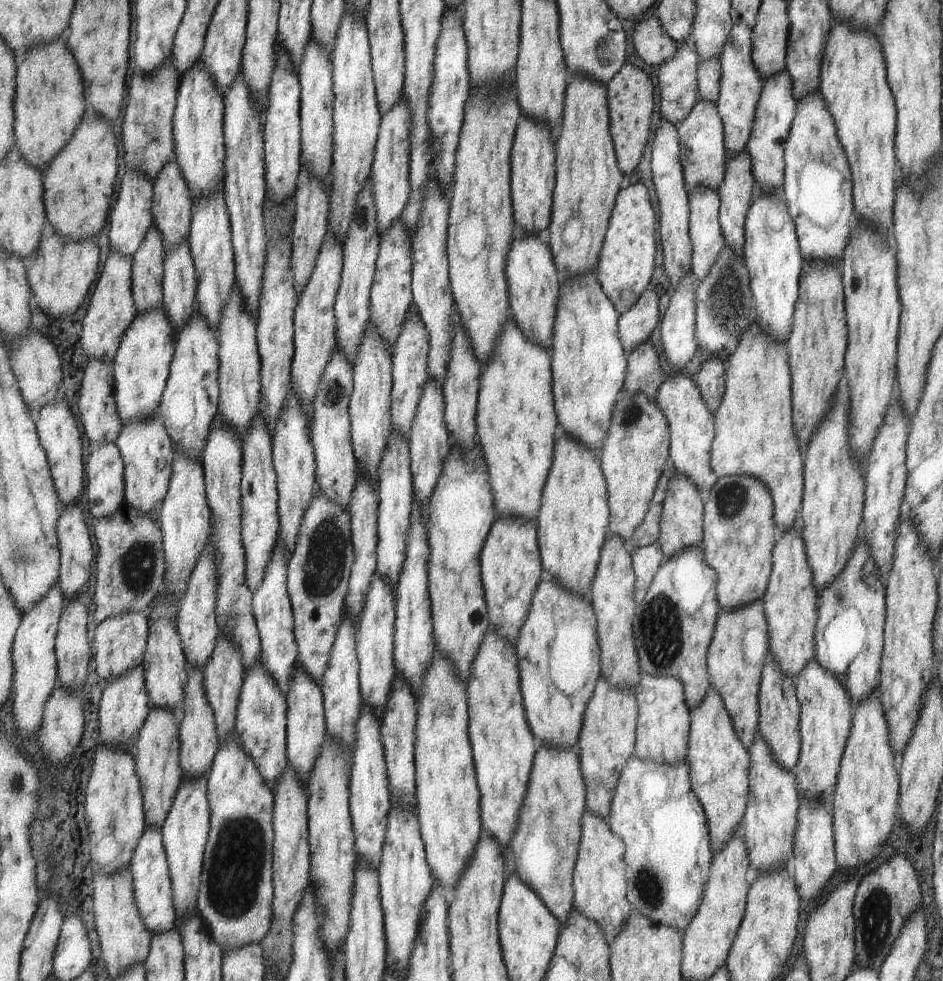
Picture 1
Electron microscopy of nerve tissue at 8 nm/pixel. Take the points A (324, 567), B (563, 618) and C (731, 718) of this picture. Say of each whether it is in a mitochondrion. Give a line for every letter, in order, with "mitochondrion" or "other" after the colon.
A: mitochondrion
B: other
C: other

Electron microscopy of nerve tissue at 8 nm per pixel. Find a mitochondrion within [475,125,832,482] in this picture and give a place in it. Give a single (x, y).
(726, 300)

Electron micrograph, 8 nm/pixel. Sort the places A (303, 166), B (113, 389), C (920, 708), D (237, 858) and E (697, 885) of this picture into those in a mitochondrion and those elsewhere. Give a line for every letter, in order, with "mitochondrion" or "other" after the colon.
A: other
B: other
C: other
D: mitochondrion
E: other

